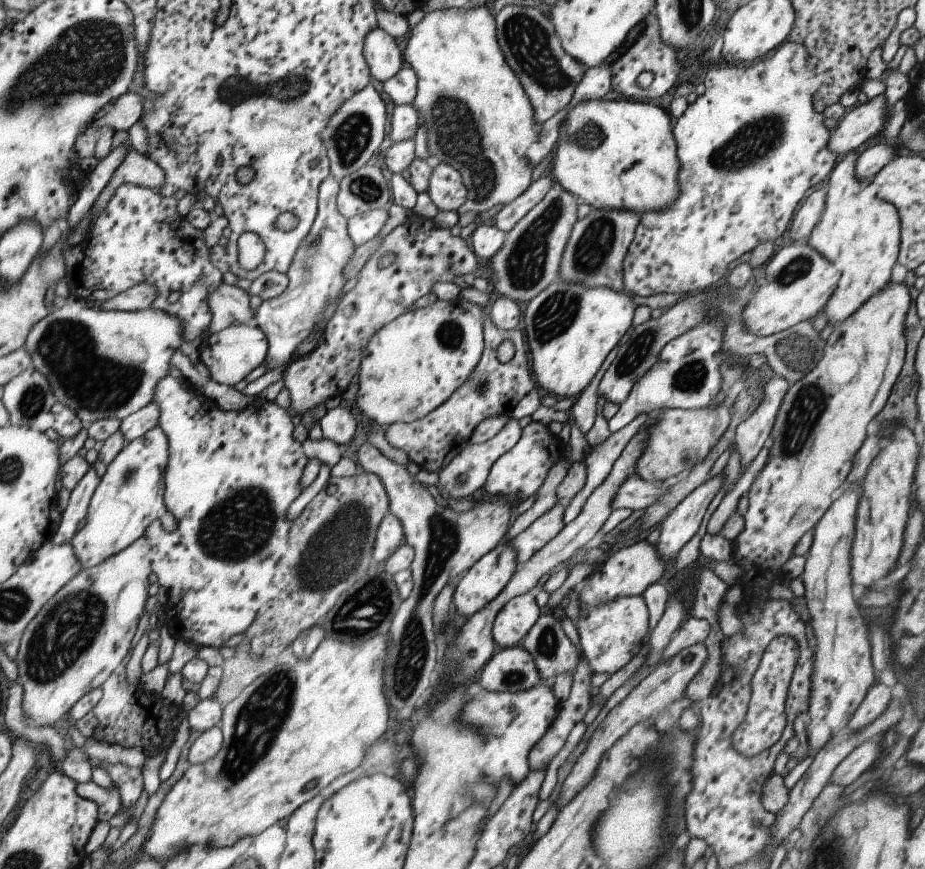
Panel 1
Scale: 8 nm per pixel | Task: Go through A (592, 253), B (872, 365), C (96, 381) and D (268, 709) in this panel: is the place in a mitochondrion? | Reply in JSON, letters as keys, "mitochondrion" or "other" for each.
{"A":"mitochondrion","B":"other","C":"mitochondrion","D":"mitochondrion"}

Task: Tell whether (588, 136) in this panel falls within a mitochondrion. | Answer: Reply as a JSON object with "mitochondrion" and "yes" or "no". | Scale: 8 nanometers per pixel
{"mitochondrion":"yes"}

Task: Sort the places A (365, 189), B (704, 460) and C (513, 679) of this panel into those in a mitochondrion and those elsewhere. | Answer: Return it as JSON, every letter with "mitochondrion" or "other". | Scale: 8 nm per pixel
{"A":"mitochondrion","B":"other","C":"mitochondrion"}

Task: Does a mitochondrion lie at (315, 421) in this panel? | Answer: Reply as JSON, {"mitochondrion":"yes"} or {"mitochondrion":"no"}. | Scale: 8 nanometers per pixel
{"mitochondrion":"no"}

